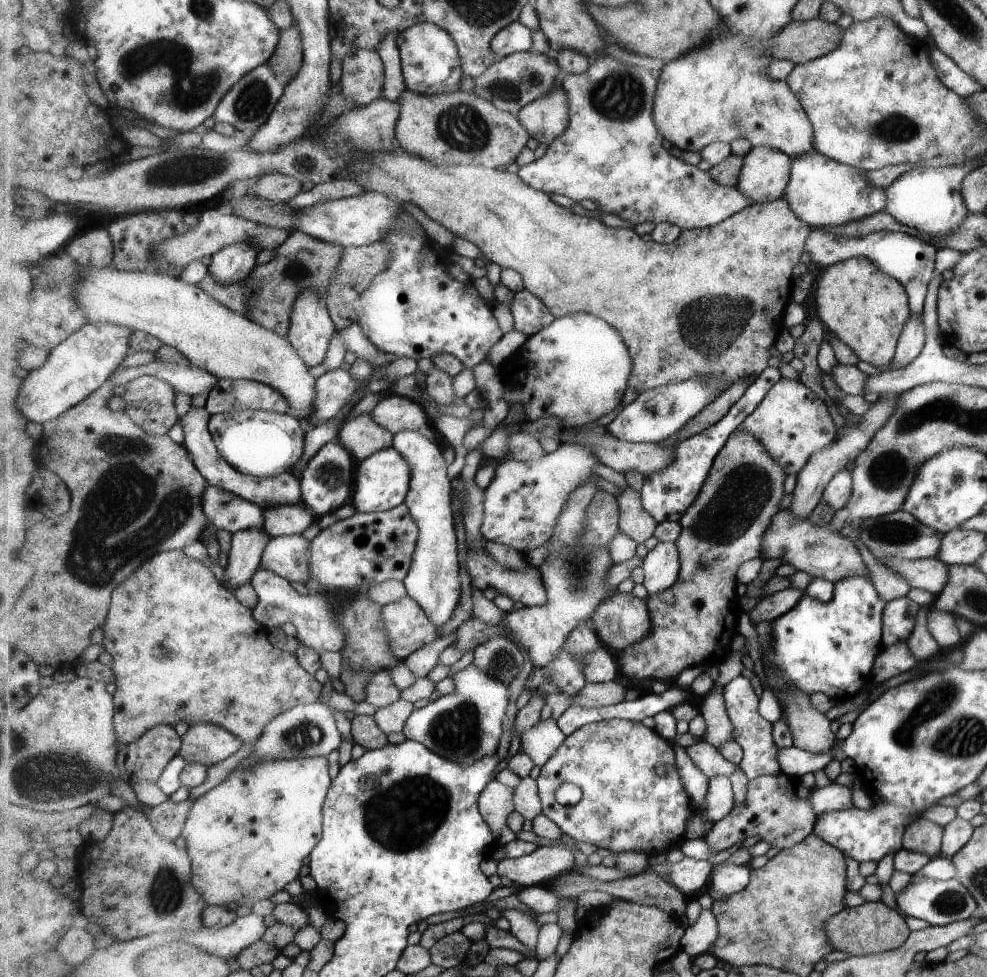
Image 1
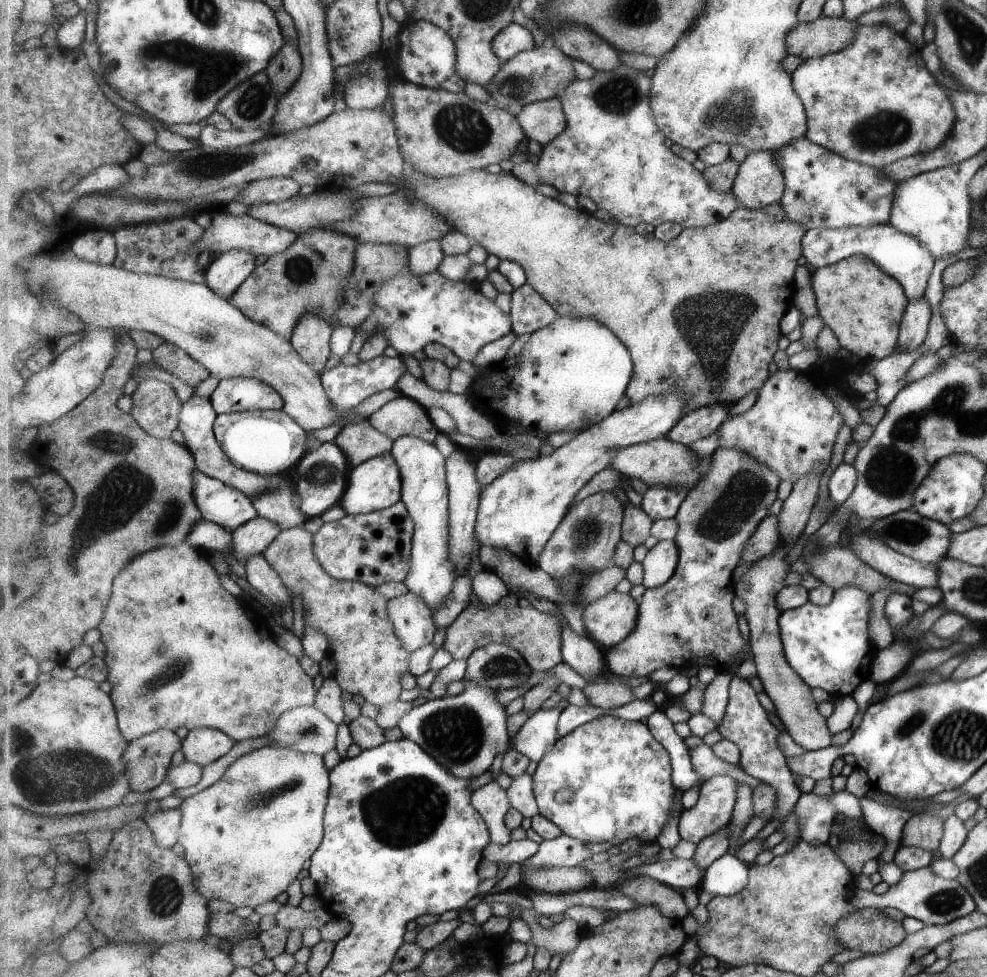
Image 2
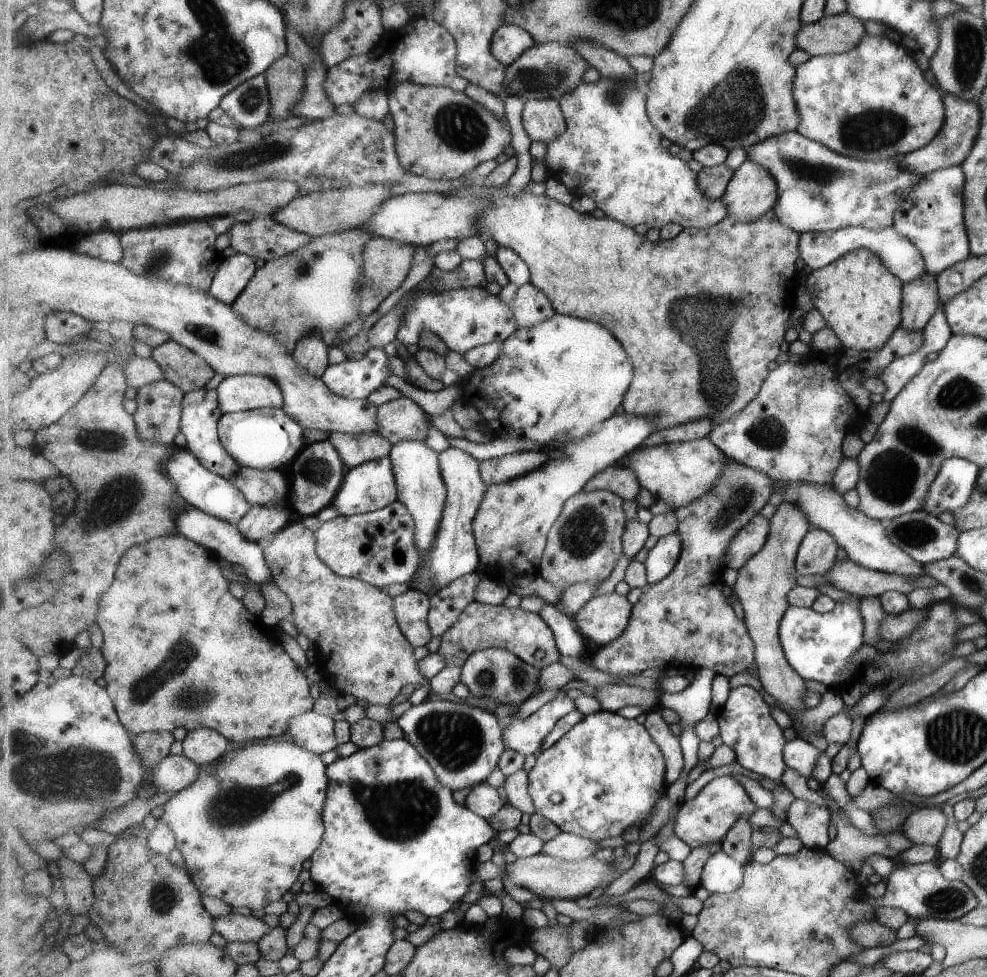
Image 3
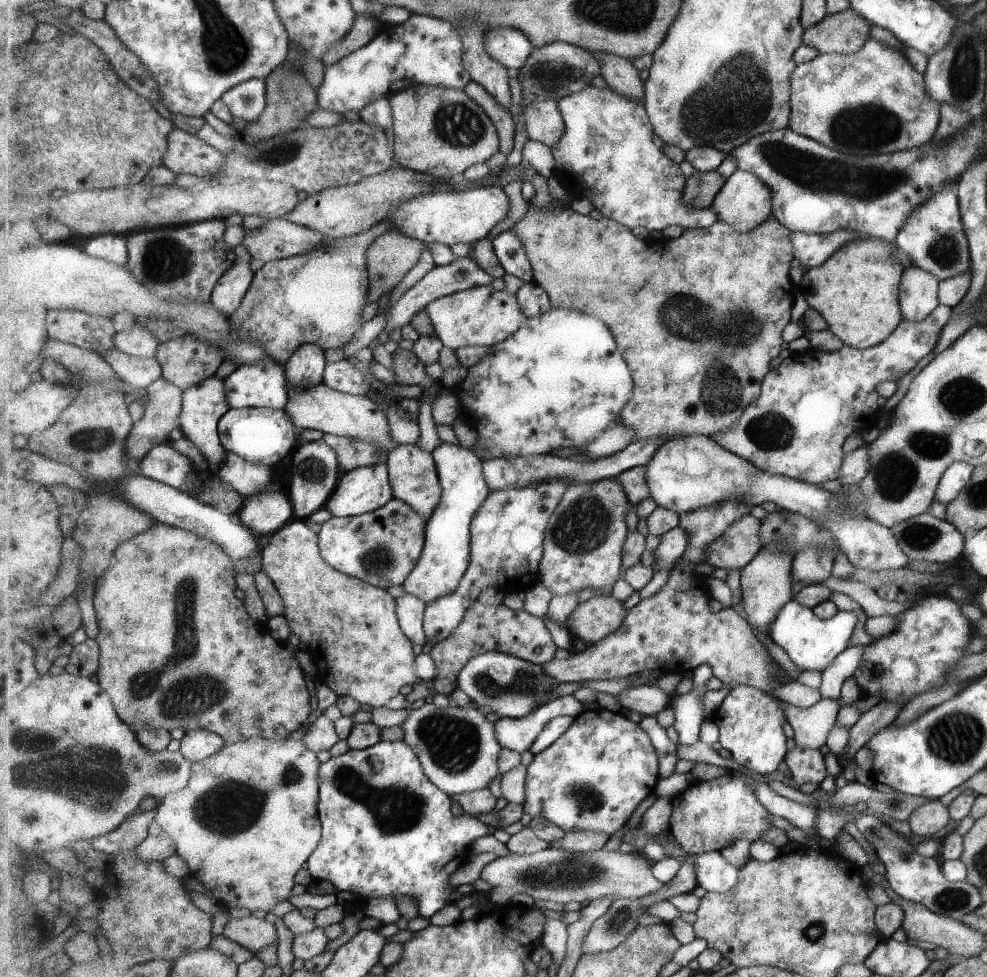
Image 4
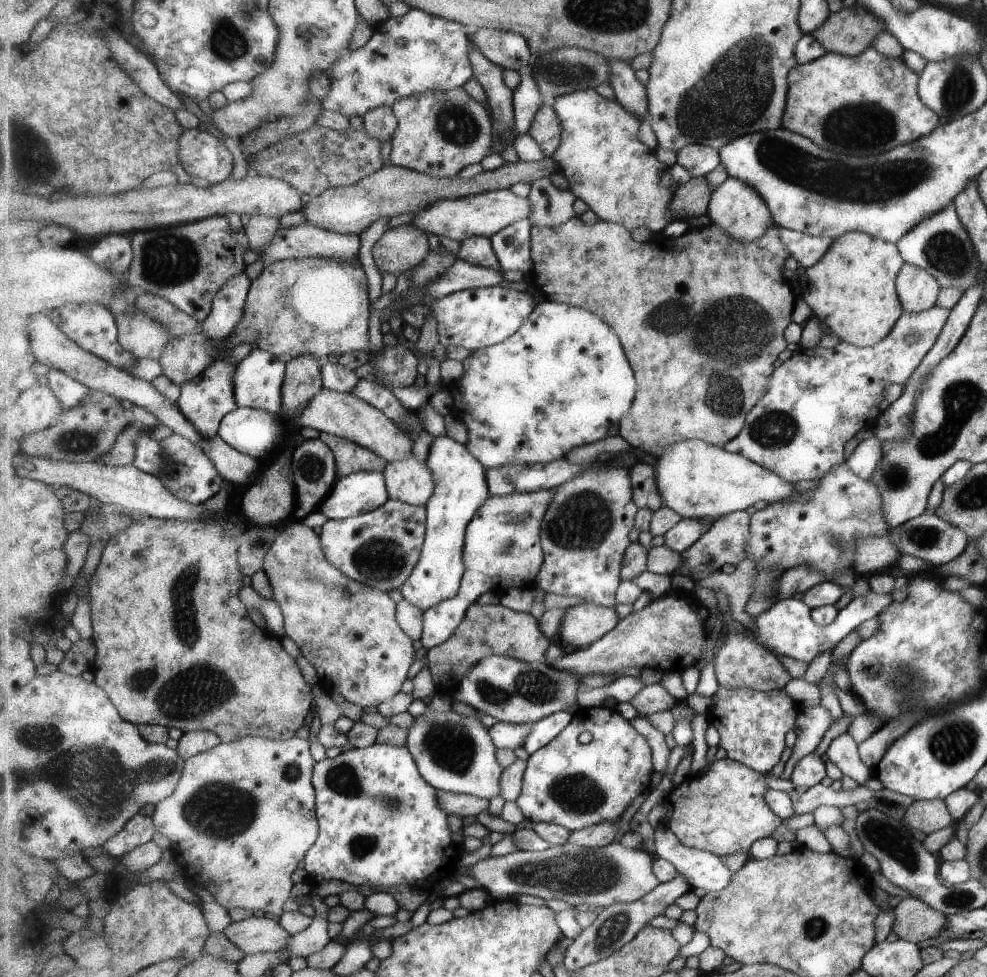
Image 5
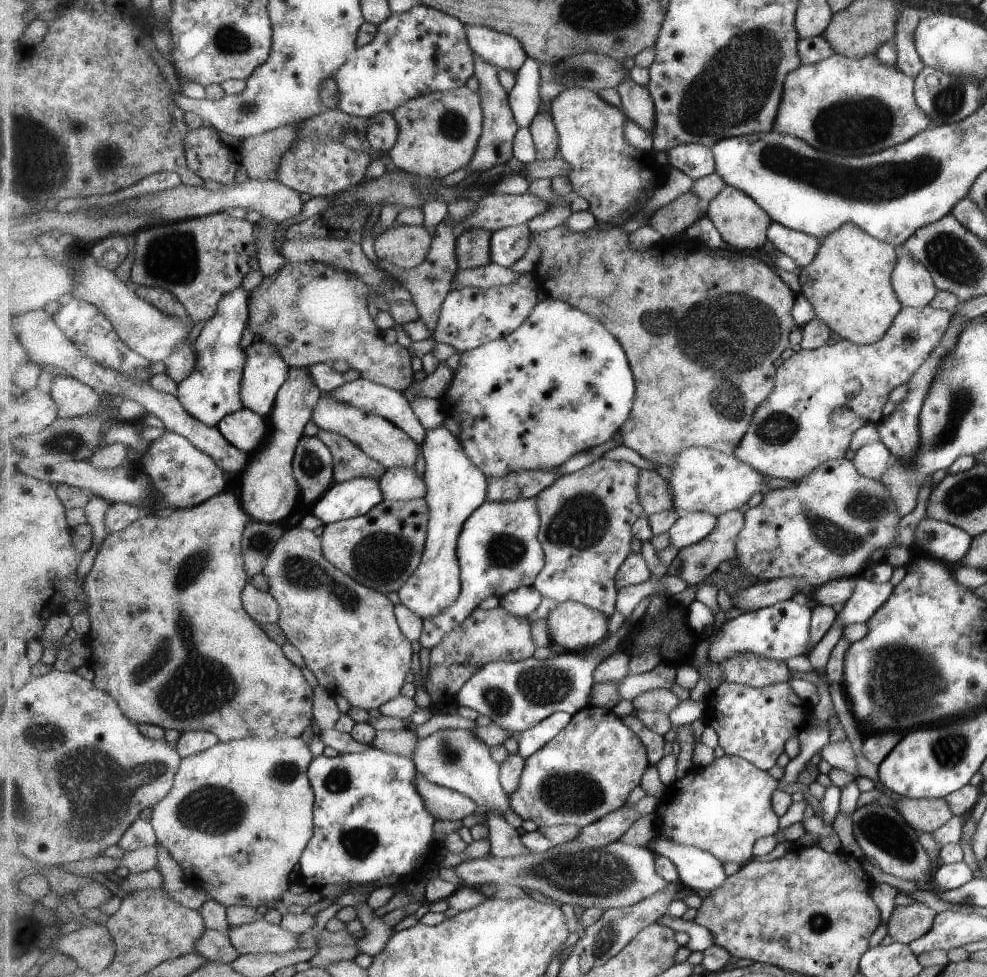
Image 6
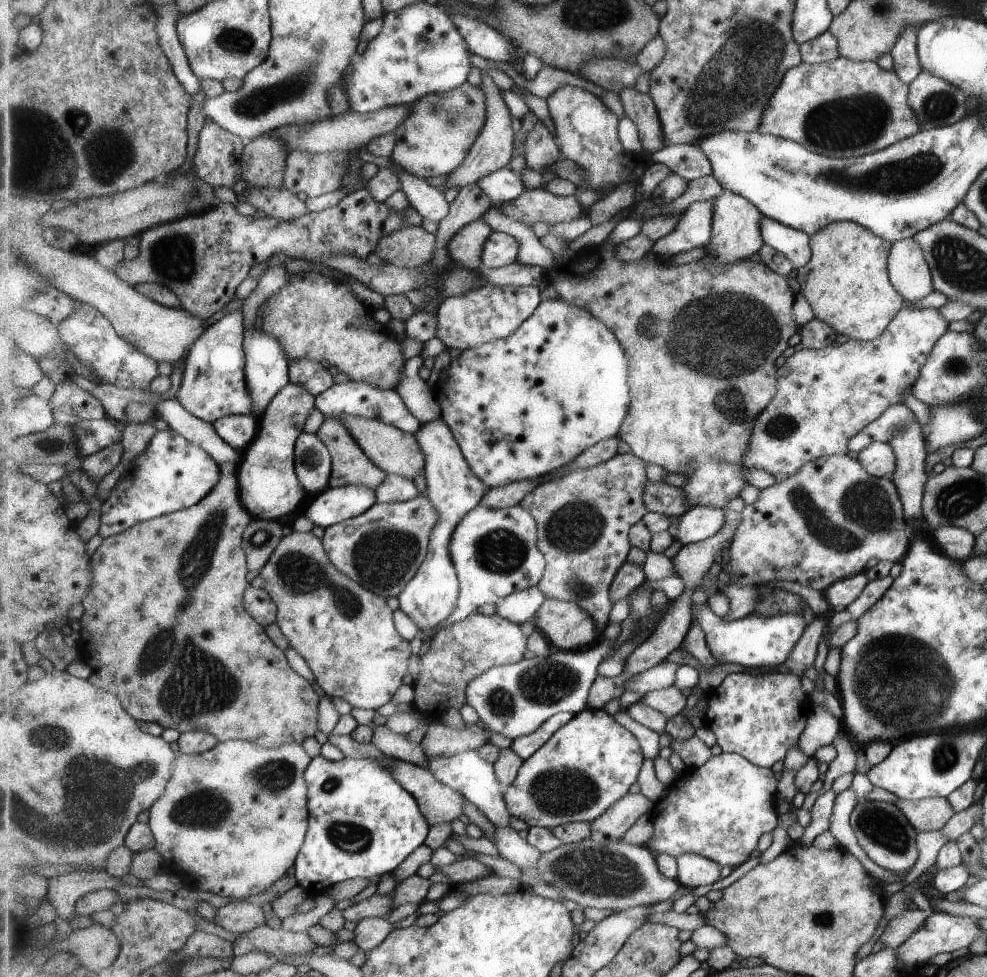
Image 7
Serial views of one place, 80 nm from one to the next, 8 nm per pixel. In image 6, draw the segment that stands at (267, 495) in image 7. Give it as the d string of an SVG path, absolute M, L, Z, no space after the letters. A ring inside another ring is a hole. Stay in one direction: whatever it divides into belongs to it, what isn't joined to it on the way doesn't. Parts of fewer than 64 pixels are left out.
M311 367L290 368L287 383L283 384L275 400L275 410L269 417L273 432L263 448L251 456L245 474L238 480L242 486L242 506L253 522L280 525L300 508L300 484L294 476L293 460L307 424L311 421L313 410L323 394L317 386L315 376L311 374Z

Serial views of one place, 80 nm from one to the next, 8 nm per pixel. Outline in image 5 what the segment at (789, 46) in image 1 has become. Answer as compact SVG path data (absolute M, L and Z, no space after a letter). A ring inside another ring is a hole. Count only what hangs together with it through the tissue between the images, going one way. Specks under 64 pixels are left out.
M855 4L829 14L809 36L823 46L826 53L844 56L862 55L883 32L883 22L869 9Z

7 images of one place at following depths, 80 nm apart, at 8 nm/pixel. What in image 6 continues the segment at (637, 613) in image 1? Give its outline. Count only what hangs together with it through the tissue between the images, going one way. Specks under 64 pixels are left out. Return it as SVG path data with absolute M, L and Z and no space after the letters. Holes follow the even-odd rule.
M572 600L560 602L550 612L548 618L554 643L573 653L584 653L600 644L610 634L609 626L612 625L612 618L607 618L601 610Z

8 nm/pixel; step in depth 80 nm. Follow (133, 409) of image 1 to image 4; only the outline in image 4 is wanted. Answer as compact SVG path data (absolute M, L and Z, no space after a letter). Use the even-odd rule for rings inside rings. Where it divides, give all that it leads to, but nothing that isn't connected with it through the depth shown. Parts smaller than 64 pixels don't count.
M163 376L146 389L148 403L145 405L145 416L143 420L134 425L130 435L126 438L126 448L130 456L139 459L142 459L153 445L171 441L169 434L179 428L181 424L180 414L183 410L184 401L184 390Z

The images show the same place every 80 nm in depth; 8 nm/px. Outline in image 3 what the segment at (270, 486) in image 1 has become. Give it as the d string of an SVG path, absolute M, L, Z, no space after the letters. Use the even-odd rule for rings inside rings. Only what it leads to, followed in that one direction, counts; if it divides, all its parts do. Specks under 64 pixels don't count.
M218 387L200 388L184 395L182 408L181 431L187 436L188 450L191 451L211 472L223 478L234 477L240 471L240 464L223 446L218 431L219 419L224 415L222 404L219 402Z

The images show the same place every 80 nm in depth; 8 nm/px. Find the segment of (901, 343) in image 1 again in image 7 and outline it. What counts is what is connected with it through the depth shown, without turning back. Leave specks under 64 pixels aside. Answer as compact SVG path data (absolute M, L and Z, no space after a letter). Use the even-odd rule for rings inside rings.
M913 237L891 244L887 268L890 283L906 304L932 291L929 267Z

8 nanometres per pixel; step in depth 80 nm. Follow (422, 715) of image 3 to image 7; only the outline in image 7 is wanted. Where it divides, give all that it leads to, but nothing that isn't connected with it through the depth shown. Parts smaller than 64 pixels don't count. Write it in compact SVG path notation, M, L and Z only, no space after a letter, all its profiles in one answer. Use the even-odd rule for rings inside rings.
M478 749L465 750L457 756L451 756L451 758L441 758L441 756L431 758L431 756L427 756L427 762L429 764L426 768L433 772L433 776L439 782L443 782L443 784L460 792L474 806L483 810L492 824L511 827L512 815L507 805L507 798L505 798L505 787L499 781L495 764L481 758L481 752Z

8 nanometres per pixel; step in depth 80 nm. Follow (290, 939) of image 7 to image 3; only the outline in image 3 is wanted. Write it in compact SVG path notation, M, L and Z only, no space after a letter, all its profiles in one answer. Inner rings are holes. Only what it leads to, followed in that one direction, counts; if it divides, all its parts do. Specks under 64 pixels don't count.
M228 915L215 918L216 931L221 933L227 941L239 941L242 943L257 943L273 929L261 917L251 915Z

